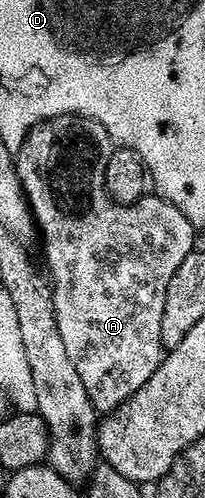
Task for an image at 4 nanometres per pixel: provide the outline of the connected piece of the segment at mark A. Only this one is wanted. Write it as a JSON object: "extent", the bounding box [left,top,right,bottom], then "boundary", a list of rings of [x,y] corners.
{"extent":[17,117,180,415],"boundary":[[[54,117],[52,121],[45,121],[36,129],[31,130],[24,143],[21,152],[17,157],[17,164],[22,170],[23,192],[27,194],[27,199],[31,203],[35,214],[36,222],[40,225],[47,235],[47,261],[51,264],[51,273],[53,278],[54,300],[57,325],[60,327],[61,340],[65,343],[65,350],[68,351],[69,359],[77,369],[81,380],[85,383],[85,389],[88,392],[89,399],[99,415],[110,415],[116,409],[120,409],[125,402],[137,391],[157,375],[159,368],[163,366],[165,360],[165,346],[163,343],[163,316],[165,315],[165,303],[167,302],[167,292],[169,291],[170,281],[173,279],[179,264],[179,243],[180,241],[174,234],[179,230],[179,225],[175,225],[175,217],[171,217],[171,236],[168,236],[167,242],[163,239],[153,241],[152,247],[147,249],[143,241],[147,241],[147,225],[143,225],[143,217],[135,217],[135,213],[119,213],[122,206],[115,204],[107,192],[107,161],[105,155],[110,154],[113,149],[111,133],[101,123],[97,123],[92,117]]]}

